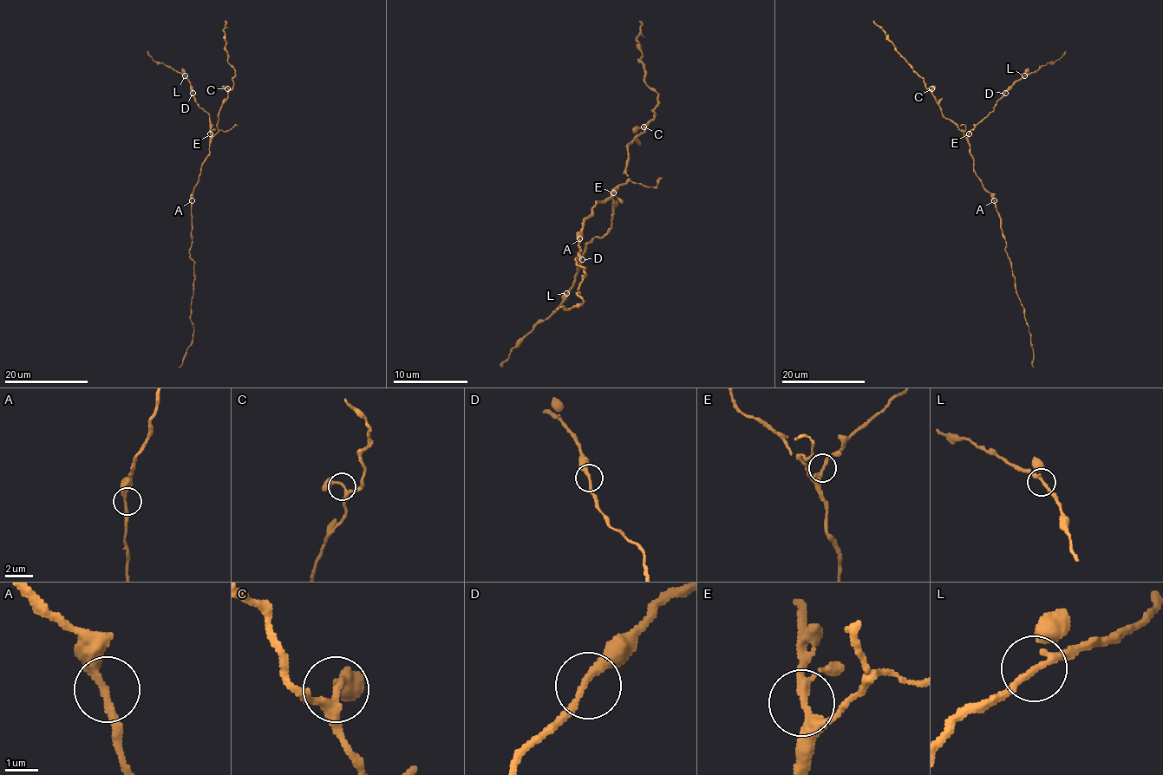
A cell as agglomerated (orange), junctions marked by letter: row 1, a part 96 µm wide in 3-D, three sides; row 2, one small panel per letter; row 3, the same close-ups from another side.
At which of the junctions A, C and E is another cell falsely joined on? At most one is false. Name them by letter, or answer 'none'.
none

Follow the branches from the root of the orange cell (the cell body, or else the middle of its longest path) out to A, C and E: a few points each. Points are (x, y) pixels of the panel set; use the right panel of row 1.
A: (981, 179), (994, 200)
C: (981, 179), (973, 168), (968, 140), (942, 114), (931, 88)
E: (981, 179), (973, 168), (968, 134)

